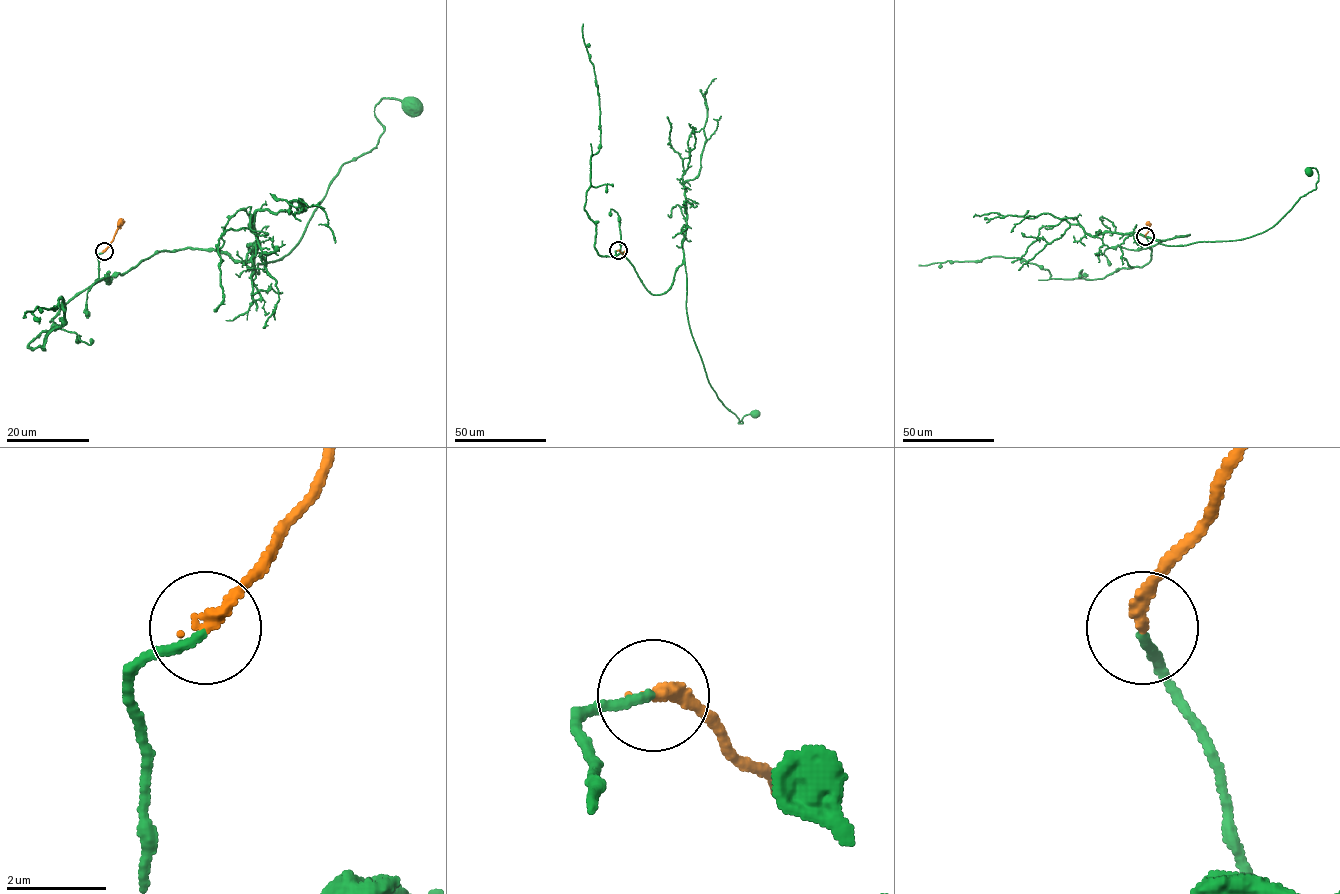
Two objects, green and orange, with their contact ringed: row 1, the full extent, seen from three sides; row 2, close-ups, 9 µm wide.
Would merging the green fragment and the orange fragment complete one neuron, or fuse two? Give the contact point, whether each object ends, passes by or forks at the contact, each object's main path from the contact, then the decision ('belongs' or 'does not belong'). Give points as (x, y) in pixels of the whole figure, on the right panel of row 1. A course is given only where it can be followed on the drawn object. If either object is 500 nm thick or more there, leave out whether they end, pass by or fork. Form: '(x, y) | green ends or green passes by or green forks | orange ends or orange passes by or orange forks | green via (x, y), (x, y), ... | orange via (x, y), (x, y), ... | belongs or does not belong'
(1145, 236) | green ends | orange ends | green via (1145, 236), (1149, 248), (1190, 234), (1156, 241), (1184, 246), (1264, 232), (1315, 189), (1318, 171), (1309, 172) | orange via (1145, 236), (1149, 226), (1147, 221) | belongs

